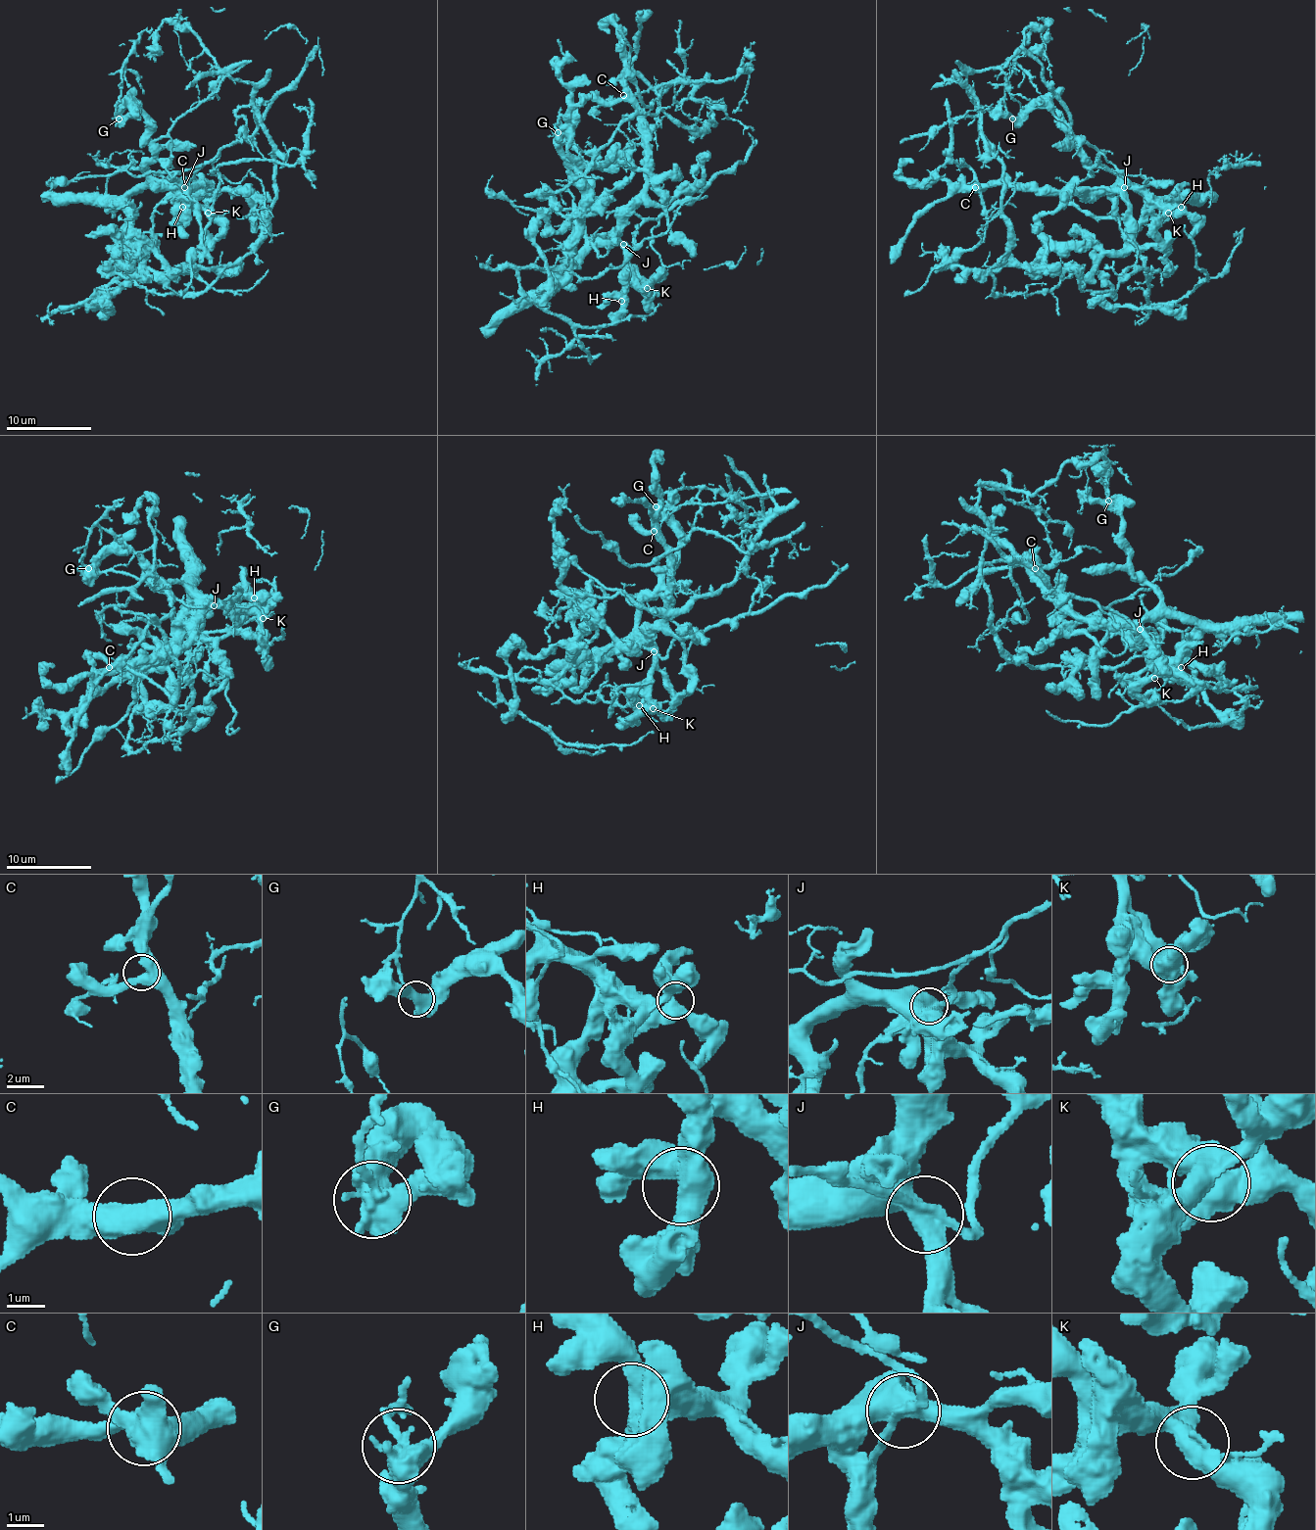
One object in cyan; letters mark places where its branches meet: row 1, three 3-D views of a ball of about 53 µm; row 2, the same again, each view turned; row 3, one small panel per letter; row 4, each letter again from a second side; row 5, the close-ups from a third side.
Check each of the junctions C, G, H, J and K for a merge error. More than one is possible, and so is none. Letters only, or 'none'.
G, J

